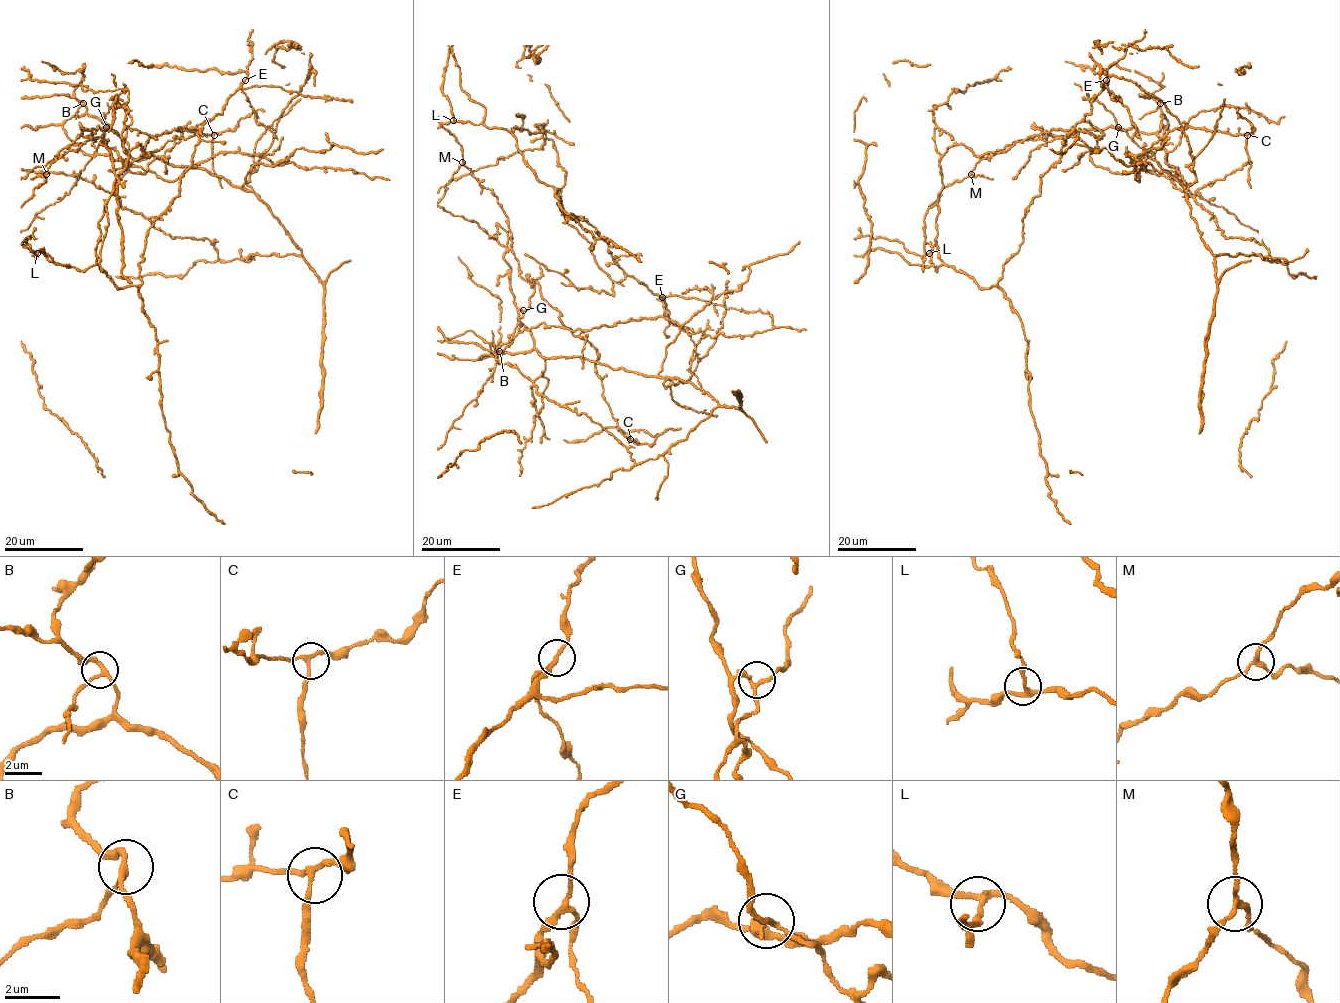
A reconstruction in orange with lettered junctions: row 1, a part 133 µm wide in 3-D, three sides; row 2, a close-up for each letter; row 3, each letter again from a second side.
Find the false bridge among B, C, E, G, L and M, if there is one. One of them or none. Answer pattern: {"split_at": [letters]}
{"split_at": ["M"]}

